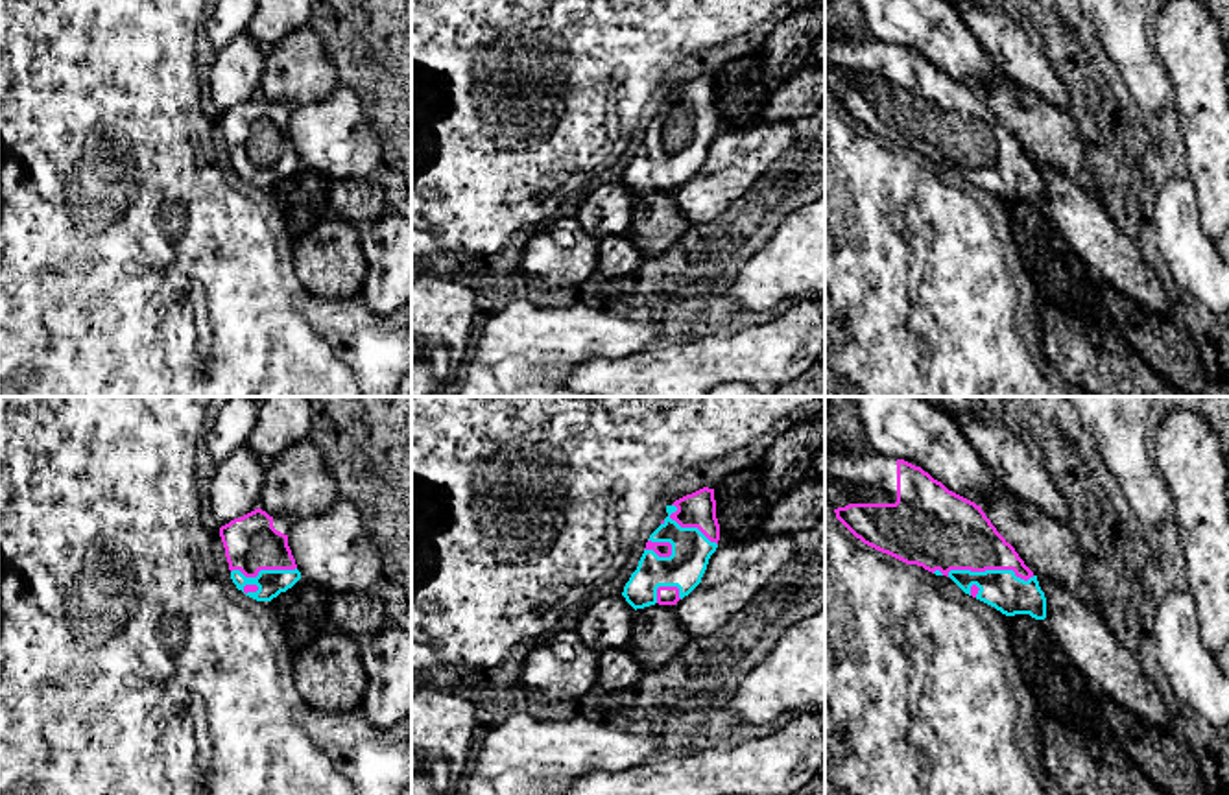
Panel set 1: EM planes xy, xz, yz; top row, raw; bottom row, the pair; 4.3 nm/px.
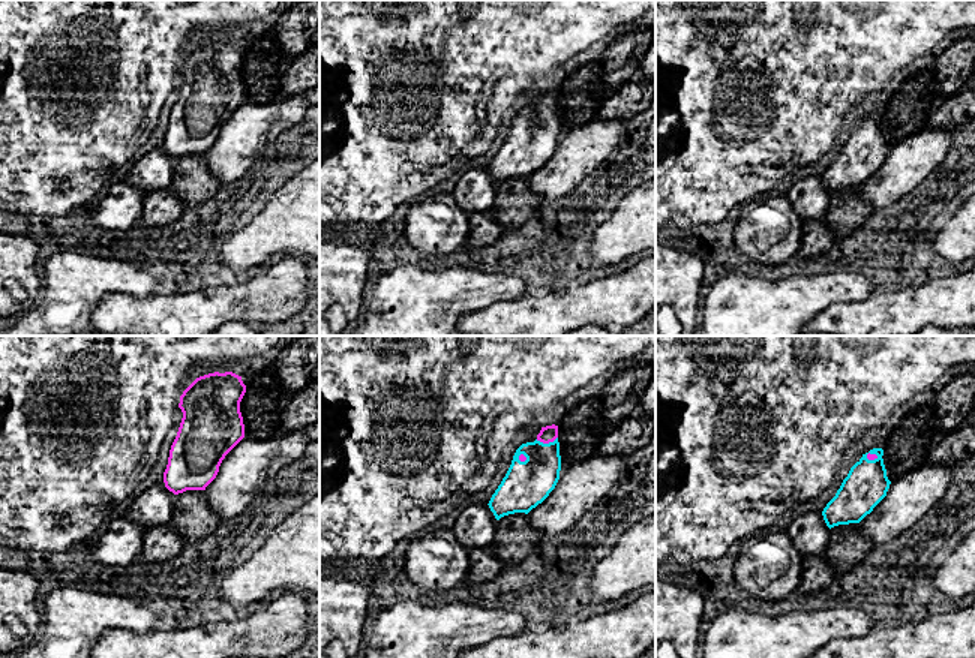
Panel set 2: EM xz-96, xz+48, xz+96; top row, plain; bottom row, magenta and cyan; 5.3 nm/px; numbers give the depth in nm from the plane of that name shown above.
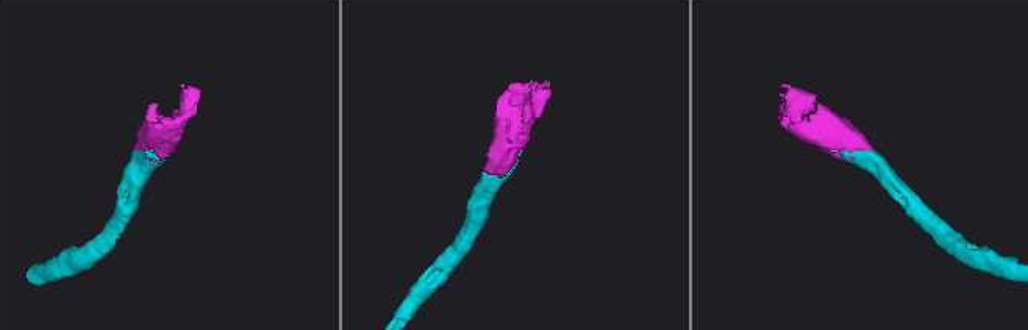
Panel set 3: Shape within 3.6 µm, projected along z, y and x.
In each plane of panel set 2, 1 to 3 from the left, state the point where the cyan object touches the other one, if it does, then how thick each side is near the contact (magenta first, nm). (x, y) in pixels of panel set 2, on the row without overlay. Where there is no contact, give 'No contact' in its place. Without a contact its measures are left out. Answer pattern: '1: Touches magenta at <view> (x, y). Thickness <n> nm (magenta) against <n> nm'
1: No contact
2: Touches magenta at xz+48 (546, 107). Thickness 90 nm (magenta) against 240 nm
3: Touches magenta at xz+96 (872, 119). Thickness 30 nm (magenta) against 220 nm

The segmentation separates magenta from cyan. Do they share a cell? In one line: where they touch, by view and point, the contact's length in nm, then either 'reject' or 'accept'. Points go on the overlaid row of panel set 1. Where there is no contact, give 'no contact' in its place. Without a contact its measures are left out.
yz (991, 569) | 380 nm | accept

